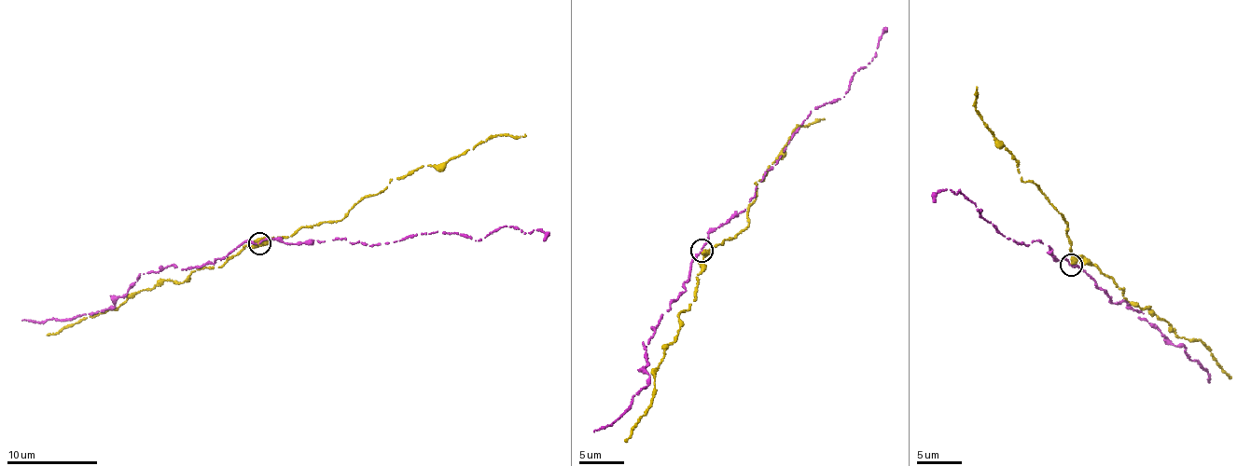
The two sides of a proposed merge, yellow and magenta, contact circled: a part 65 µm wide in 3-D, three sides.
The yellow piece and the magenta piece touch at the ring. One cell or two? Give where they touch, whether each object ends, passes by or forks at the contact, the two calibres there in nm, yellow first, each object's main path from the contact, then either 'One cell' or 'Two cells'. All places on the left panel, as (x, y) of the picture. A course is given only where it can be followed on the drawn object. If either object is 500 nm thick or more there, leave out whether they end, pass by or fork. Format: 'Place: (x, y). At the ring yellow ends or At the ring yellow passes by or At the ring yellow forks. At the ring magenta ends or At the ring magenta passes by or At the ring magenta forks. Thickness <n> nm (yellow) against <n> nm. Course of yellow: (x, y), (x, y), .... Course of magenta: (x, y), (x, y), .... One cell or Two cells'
Place: (259, 243). At the ring yellow ends. At the ring magenta passes by. Thickness 420 nm (yellow) against 160 nm. Course of yellow: (258, 243), (341, 219), (364, 197), (378, 194), (392, 180), (463, 154), (490, 137), (525, 134). Course of magenta: (260, 242), (344, 238), (370, 246), (437, 231), (476, 240), (499, 227), (540, 229), (544, 241). One cell

